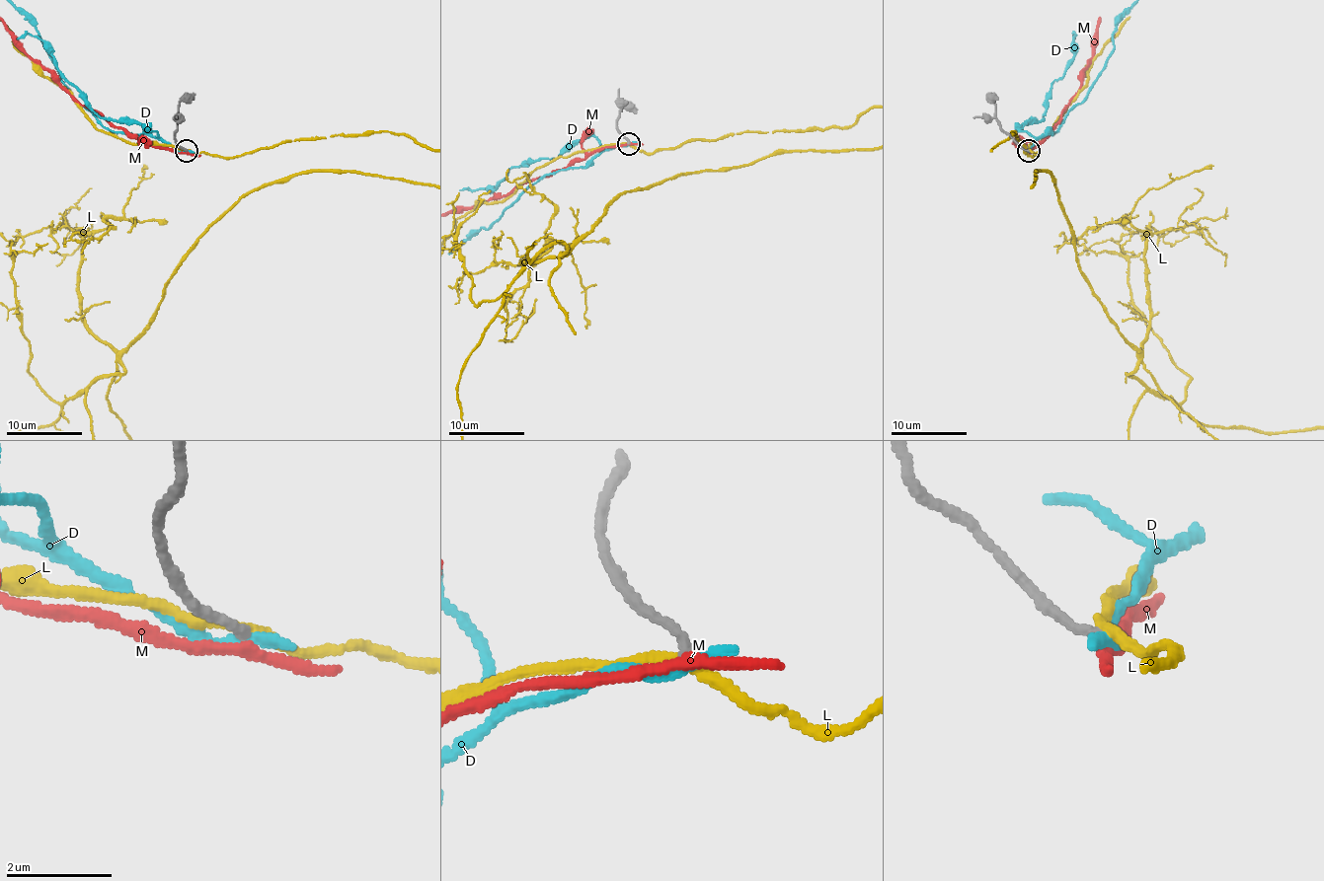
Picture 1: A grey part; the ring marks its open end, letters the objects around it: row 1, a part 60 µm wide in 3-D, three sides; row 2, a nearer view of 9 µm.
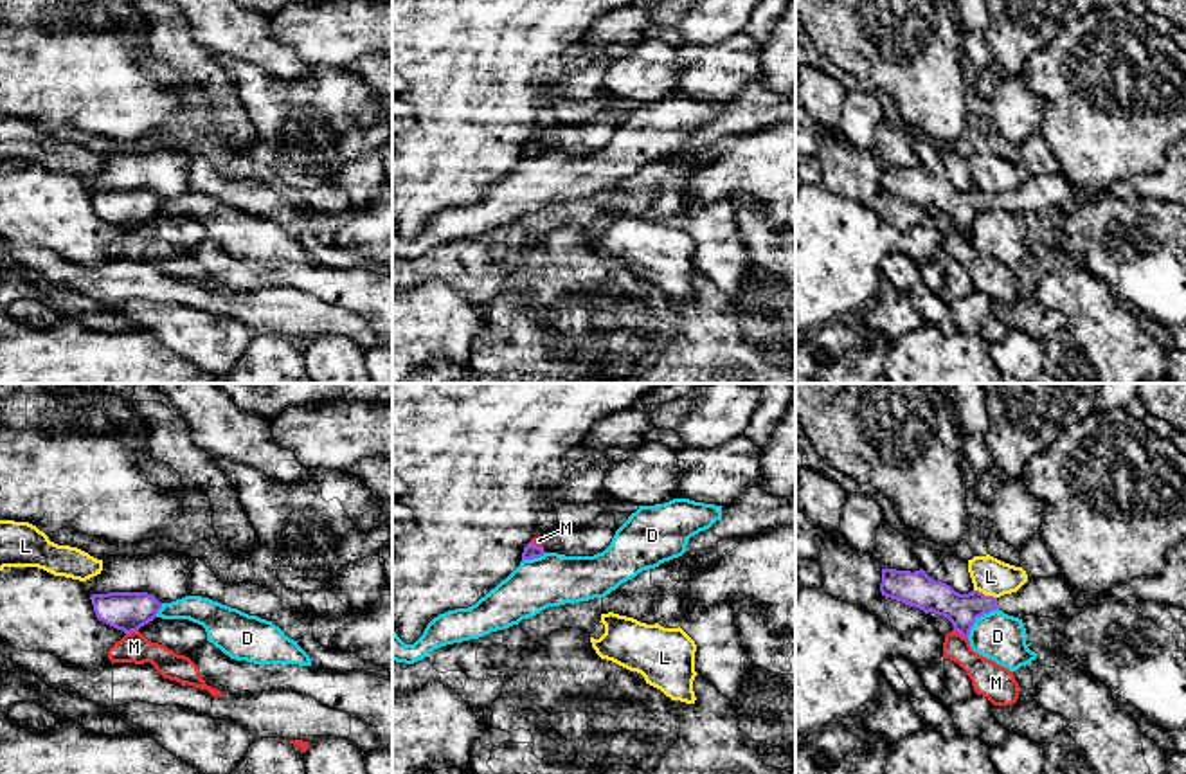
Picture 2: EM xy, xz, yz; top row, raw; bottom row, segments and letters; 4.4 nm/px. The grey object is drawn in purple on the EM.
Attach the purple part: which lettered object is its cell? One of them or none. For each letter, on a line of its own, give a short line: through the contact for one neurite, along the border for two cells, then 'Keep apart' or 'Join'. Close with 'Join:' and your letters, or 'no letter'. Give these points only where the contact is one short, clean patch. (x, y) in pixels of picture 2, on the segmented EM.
D: Line: yz (997, 607), (981, 614), (967, 638). Keep apart
L: Line: yz (974, 589), (996, 598). Keep apart
M: Line: yz (954, 629), (967, 639). Keep apart
Join: no letter

